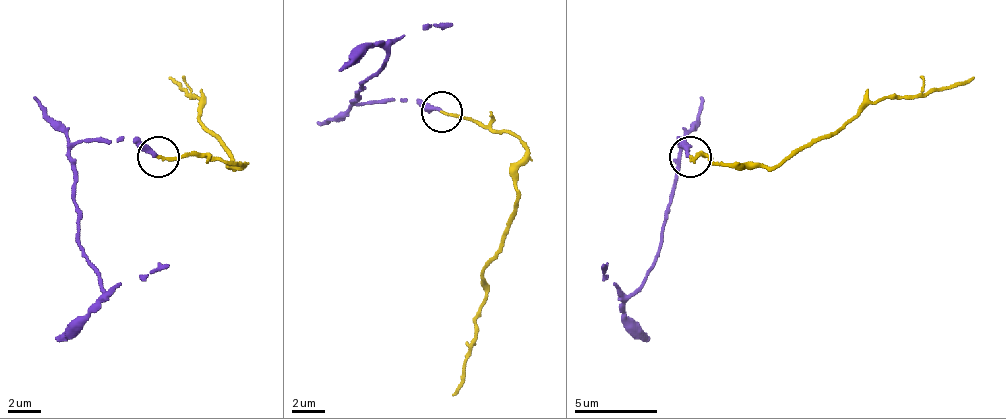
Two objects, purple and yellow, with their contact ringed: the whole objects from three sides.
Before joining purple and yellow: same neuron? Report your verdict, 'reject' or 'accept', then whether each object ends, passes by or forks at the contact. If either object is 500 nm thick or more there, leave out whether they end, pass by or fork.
accept | purple ends | yellow ends

